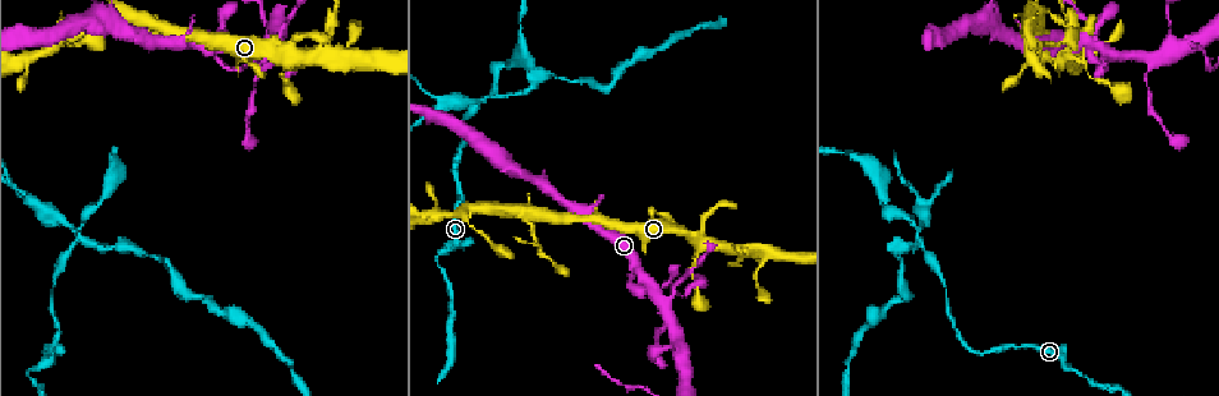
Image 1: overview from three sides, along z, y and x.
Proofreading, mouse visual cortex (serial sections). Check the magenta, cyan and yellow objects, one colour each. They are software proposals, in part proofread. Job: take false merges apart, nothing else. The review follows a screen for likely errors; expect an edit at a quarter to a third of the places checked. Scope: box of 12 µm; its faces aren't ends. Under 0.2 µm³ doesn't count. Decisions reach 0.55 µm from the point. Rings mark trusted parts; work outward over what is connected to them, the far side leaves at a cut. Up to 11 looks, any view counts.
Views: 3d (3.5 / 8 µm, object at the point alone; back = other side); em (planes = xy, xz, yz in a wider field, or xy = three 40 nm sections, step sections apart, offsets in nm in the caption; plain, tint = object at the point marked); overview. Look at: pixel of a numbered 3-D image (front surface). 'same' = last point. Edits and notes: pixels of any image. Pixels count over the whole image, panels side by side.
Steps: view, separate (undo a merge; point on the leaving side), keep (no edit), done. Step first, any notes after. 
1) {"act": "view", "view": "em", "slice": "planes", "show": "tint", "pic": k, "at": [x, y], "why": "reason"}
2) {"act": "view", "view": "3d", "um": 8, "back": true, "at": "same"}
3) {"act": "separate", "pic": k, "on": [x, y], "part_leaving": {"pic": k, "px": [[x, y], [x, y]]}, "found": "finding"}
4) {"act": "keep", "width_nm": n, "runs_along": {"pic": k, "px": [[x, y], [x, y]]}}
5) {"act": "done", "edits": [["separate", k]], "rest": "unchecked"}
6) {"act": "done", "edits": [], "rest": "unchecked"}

{"act": "view", "view": "3d", "um": 8, "back": true, "pic": 1, "at": [1124, 54], "why": "a fork"}

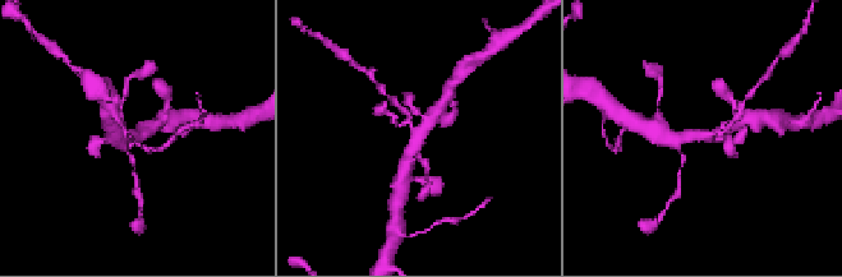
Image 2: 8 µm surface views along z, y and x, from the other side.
{"act": "view", "view": "em", "slice": "xy", "step": 2, "show": "tint", "pic": 2, "at": [423, 134]}

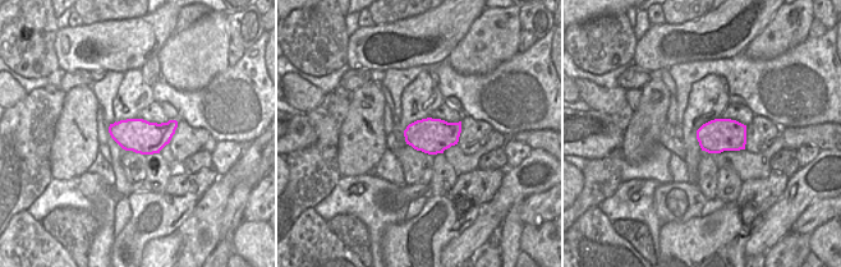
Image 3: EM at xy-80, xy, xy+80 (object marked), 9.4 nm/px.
{"act": "separate", "pic": 2, "on": [96, 141], "width_nm": 340, "part_leaving": {"pic": 2, "px": [[412, 125], [395, 124], [385, 104]]}, "found": "two cells meet here"}

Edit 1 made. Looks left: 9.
{"act": "view", "view": "3d", "um": 3.5, "pic": 1, "at": [735, 251], "why": "abrupt turn"}

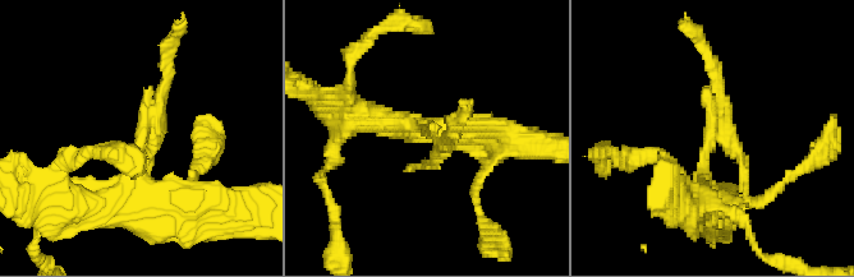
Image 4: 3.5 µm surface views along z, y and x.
{"act": "view", "view": "em", "slice": "xy", "step": 3, "show": "tint", "pic": 4, "at": [713, 136]}

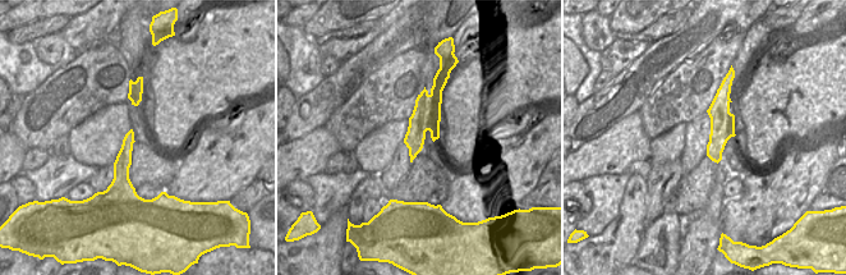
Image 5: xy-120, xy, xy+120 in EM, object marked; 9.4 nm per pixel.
{"act": "keep", "width_nm": 280, "runs_along": {"pic": 4, "px": [[395, 125], [441, 142], [422, 165]]}, "found": "one cell here"}

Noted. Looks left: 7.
{"act": "view", "view": "3d", "um": 3.5, "pic": 1, "at": [530, 233], "why": "calibre changes"}

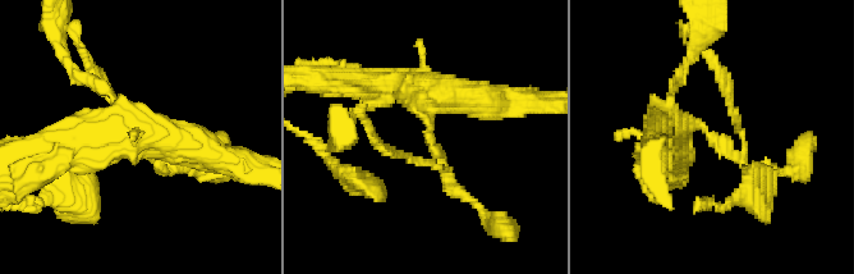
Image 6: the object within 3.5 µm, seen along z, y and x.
{"act": "view", "view": "em", "slice": "xy", "step": 2, "show": "tint", "pic": 6, "at": [430, 136], "why": "shape alone is not enough"}

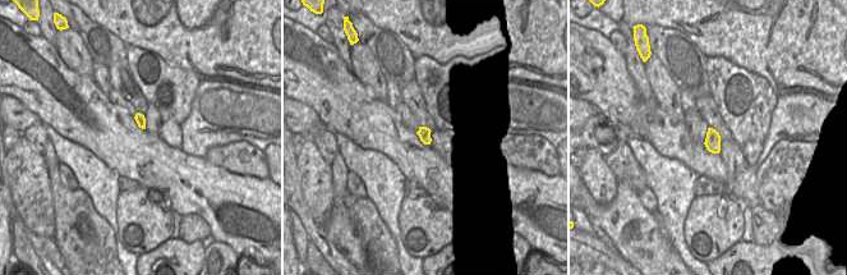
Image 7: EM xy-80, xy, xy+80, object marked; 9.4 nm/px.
{"act": "keep", "found": "continuous, no second cell"}

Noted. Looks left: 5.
{"act": "view", "view": "3d", "um": 8, "pic": 1, "at": [919, 243], "why": "thick turns thin"}

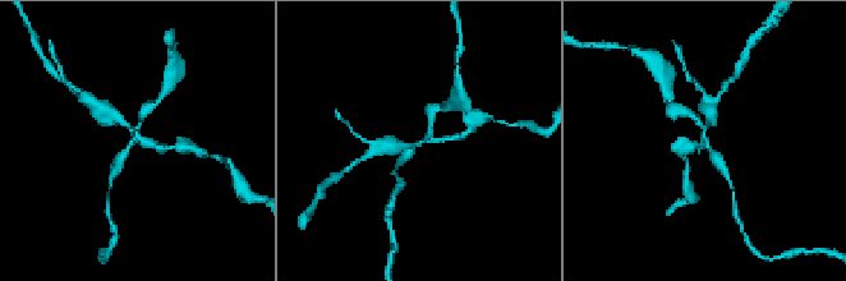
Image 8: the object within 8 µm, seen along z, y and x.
{"act": "view", "view": "3d", "um": 3.5, "pic": 8, "at": [134, 143]}

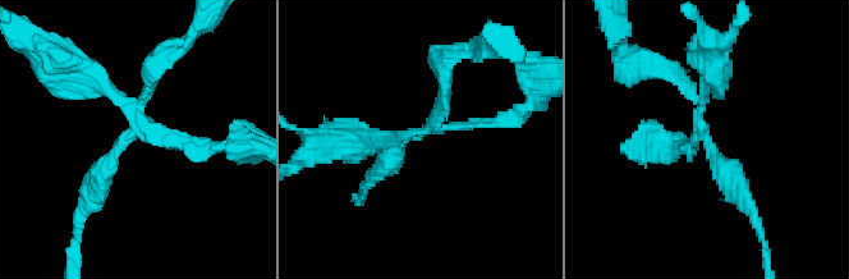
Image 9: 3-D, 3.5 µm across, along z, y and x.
{"act": "separate", "pic": 9, "on": [178, 137], "arms": 4, "found": "two cells meet here"}

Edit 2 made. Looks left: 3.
{"act": "done", "edits": [["separate", 2], ["separate", 9]], "rest": "unchecked"}

